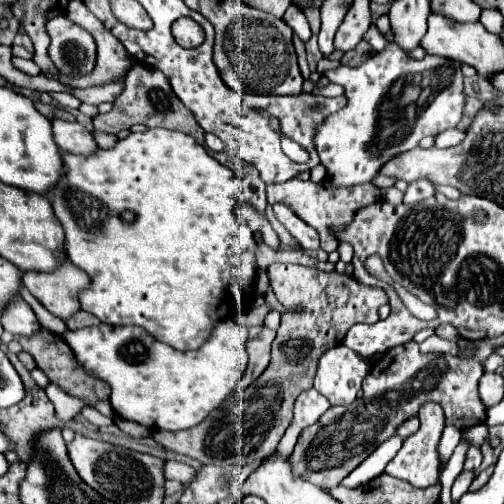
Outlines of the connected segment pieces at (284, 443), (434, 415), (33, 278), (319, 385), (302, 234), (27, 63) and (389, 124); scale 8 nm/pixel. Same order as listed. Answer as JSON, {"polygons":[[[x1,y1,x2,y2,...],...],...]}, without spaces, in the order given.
{"polygons":[[[314,388,302,392,294,404,294,418,276,448,276,456,288,456,292,453,298,436,304,426,314,424,328,408,328,400,320,396]],[[424,404,424,408,420,408,420,430,404,440,404,446,400,448,400,452,388,462,386,466,386,474,406,480,416,488,428,488,428,486,438,483,440,477,440,458,438,456,438,440,442,436,444,430,444,414,440,412,440,408,436,408,436,404]],[[66,260,66,264,60,264,54,272,24,272,22,282,48,312,60,316,62,320,68,320,80,310,76,292,80,292,80,288,86,288,88,274]],[[338,344,324,352,318,362,314,388,324,394,332,406,347,406,357,399,362,378,370,366,362,362,348,346]],[[274,204,274,214,284,224,284,228,300,242,300,246,304,250,318,250,320,248,318,232,312,226,308,226,306,222,302,222,298,216,294,216,292,210,284,208,284,204]],[[12,57,12,63,16,68,22,70,28,75,35,76,40,74,40,68,33,62,33,60]],[[390,42,382,52,372,54,360,66,338,66,324,76,330,82,338,82,348,100,344,108,340,108,336,114,330,114,322,124,316,126,314,136,314,148,320,156,320,162,326,166,332,182,340,186,370,182,392,156,416,148,424,136,456,128,456,124,462,120,466,94,462,62,458,60,448,60,442,56,424,56,422,60,412,60,396,42]]]}

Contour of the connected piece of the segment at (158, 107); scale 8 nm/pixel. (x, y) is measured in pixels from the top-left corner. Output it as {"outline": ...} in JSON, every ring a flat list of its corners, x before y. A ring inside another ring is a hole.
{"outline":[[136,64,128,72,126,88,124,88,122,96,118,96,114,100,114,108,108,114,98,114,94,118,94,128,100,132,108,132,108,134,118,134,120,130,128,130,134,124,144,124,148,128,180,130,180,132,190,134,196,140,200,140,200,144,204,144,204,130,196,124,196,118,192,116,192,112,188,112,188,108,172,92,168,78,160,70,148,68,142,64]]}

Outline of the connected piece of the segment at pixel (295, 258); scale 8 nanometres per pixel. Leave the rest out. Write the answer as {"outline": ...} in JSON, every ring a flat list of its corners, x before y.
{"outline":[[258,244,255,252,256,267,258,270,267,270,269,265,274,263,290,263,302,264,302,266,316,266,318,270,324,272,332,272,334,264,332,262,318,262,316,258,304,254,304,252,296,252,296,250,288,250,288,252,276,252,272,248,268,248,266,244]]}

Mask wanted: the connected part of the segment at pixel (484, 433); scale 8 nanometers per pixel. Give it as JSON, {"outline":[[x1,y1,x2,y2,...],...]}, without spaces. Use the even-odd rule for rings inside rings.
{"outline":[[478,424,478,426,466,428,466,430,462,430,461,433,462,438,469,440,471,446,476,448,480,448,489,438,489,429,486,428,486,424]]}

